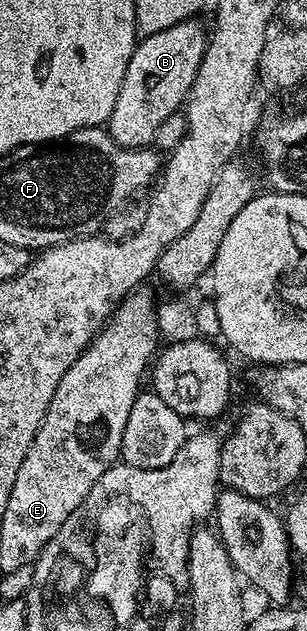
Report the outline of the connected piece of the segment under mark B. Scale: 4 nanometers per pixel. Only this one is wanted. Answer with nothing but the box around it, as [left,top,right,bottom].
[106,20,208,149]

